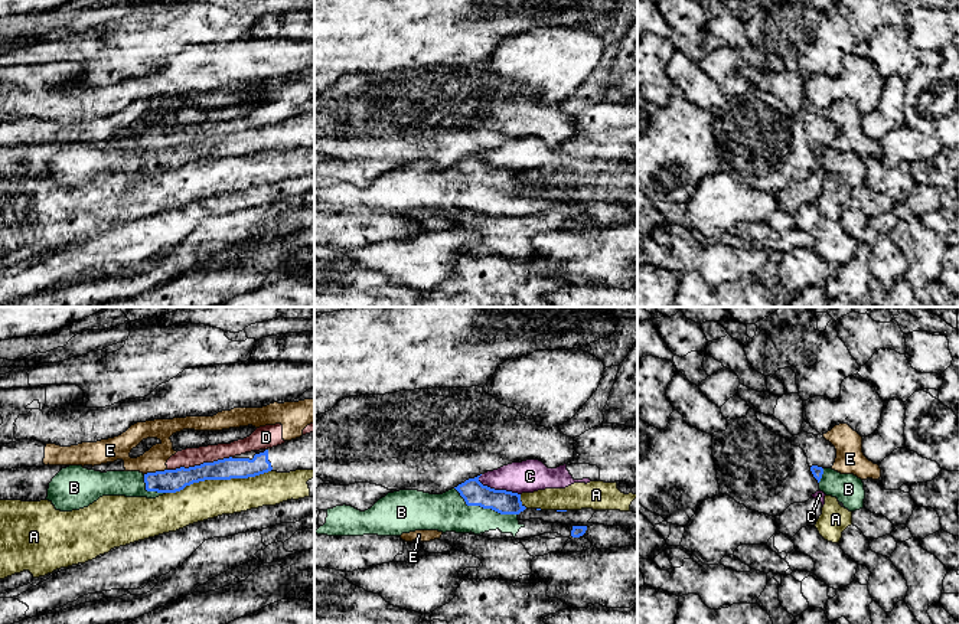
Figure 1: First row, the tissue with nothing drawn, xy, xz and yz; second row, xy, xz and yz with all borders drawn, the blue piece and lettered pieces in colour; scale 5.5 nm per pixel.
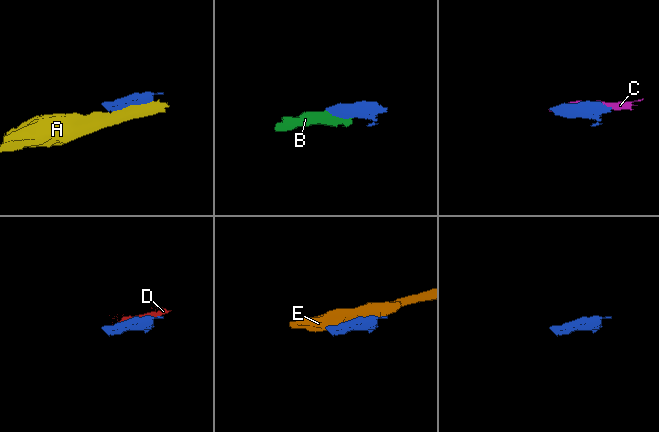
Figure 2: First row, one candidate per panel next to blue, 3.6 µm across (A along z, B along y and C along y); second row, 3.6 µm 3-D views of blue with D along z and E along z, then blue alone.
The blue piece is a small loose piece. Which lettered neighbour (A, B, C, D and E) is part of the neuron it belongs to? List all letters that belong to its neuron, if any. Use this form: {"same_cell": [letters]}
{"same_cell": ["B"]}

